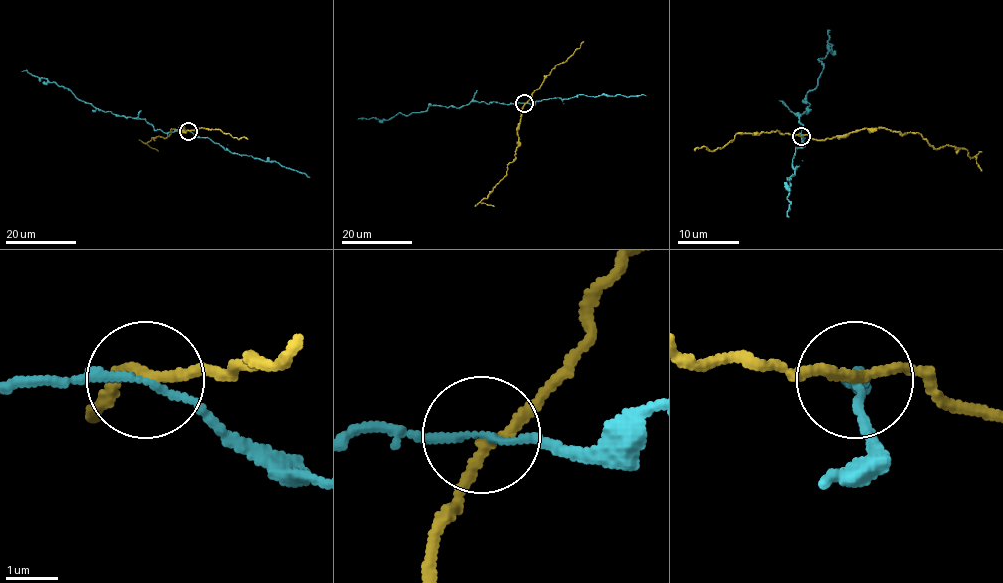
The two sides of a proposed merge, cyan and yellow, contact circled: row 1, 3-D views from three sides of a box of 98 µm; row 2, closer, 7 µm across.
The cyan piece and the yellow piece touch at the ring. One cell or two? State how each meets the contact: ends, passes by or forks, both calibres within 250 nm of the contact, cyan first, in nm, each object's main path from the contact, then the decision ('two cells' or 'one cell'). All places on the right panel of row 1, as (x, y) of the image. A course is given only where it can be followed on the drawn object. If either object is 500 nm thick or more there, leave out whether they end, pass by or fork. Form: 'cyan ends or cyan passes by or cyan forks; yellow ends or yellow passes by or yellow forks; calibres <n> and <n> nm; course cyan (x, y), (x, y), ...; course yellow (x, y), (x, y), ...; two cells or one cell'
cyan passes by; yellow passes by; calibres 120 and 170 nm; course cyan (801, 135), (798, 115), (809, 109), (806, 95), (818, 85), (823, 69), (818, 60), (832, 46), (829, 32); course yellow (801, 135), (817, 140), (864, 128), (918, 132), (935, 148), (964, 148), (981, 171); two cells

